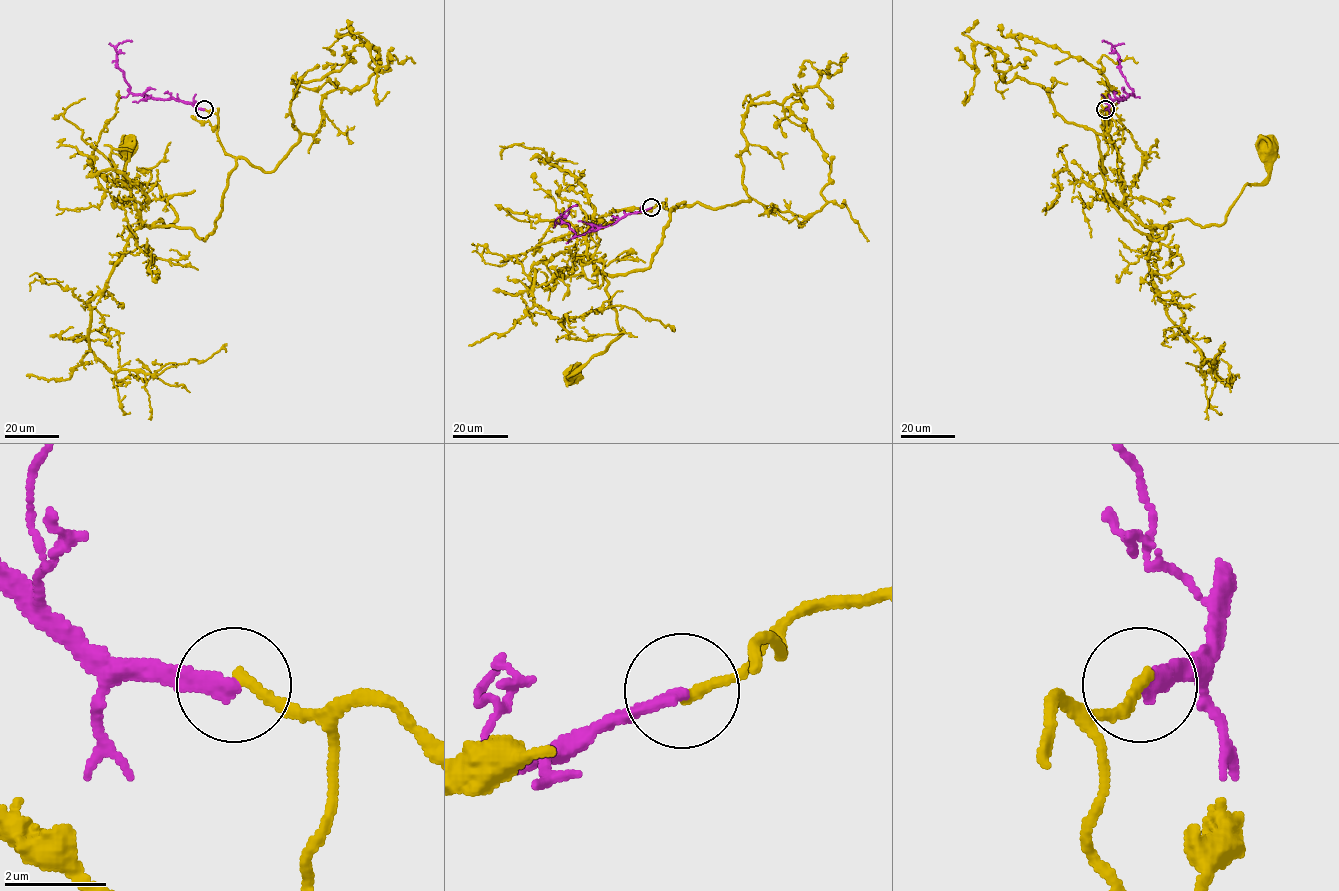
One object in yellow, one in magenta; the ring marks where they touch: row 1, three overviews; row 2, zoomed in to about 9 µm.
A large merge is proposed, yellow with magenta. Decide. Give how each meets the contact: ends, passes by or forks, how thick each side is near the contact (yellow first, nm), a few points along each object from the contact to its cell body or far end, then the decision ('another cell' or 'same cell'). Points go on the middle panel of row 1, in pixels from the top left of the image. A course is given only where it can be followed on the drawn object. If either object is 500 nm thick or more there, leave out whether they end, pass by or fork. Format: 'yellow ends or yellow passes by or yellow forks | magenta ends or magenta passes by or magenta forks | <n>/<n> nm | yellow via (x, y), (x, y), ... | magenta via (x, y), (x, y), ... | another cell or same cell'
yellow ends | magenta ends | 220/280 nm | yellow via (651, 208), (664, 203), (672, 210), (684, 202), (670, 210), (648, 267), (600, 272), (623, 332), (571, 379) | magenta via (651, 208), (576, 236), (559, 217), (578, 205) | another cell

